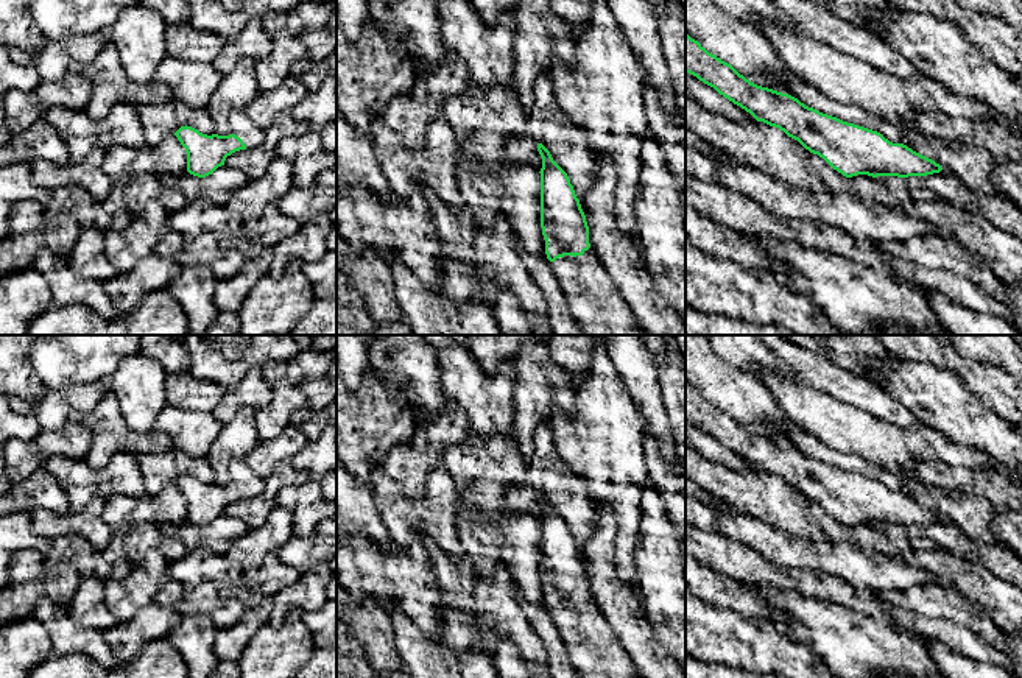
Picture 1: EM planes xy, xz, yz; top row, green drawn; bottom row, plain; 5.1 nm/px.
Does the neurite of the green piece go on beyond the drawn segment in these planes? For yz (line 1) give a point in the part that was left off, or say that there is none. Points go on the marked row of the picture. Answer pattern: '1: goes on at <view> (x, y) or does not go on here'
1: does not go on here

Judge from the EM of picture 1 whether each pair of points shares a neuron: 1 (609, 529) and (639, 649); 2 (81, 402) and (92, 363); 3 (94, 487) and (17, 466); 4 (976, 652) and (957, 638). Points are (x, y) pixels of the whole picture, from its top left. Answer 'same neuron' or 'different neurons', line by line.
1: same neuron
2: different neurons
3: different neurons
4: same neuron

